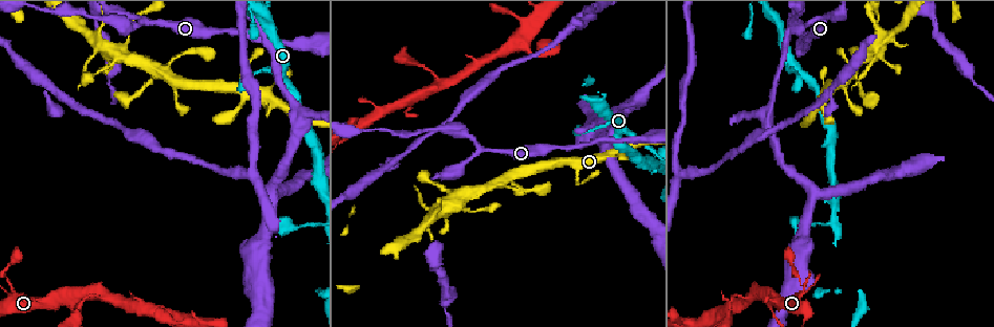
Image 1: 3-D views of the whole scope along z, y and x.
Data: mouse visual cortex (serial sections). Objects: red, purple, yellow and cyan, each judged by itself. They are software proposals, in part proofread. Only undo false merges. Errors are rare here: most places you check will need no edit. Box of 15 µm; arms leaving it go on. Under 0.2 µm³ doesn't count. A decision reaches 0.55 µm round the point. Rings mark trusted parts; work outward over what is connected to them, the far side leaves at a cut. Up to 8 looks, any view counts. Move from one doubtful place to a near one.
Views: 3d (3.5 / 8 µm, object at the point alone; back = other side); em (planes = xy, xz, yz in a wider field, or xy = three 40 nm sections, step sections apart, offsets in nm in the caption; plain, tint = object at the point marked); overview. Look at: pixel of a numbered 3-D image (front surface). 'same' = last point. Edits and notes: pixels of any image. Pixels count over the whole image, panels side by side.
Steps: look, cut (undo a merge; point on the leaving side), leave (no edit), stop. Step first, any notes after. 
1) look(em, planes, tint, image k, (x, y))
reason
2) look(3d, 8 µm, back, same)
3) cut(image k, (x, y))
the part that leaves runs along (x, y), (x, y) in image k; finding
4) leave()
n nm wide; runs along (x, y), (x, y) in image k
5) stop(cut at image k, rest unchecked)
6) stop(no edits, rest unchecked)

look(em, xy, step 3, tint, image 1, (752, 297))
small branch off a trunk

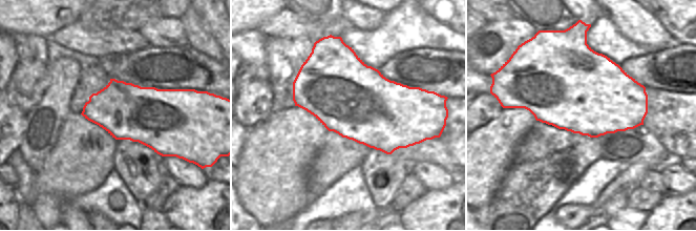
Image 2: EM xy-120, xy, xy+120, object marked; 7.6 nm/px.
look(3d, 3.5 µm, same)
see where the arms go

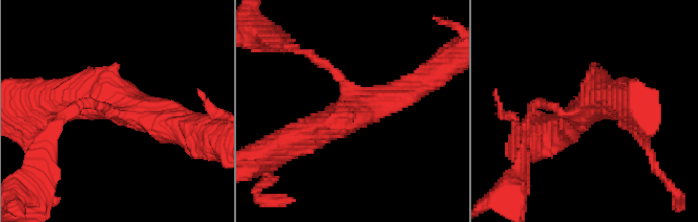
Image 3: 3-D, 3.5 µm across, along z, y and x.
leave()
all the same cell

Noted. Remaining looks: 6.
look(3d, 3.5 µm, image 1, (522, 45))
a narrow waist

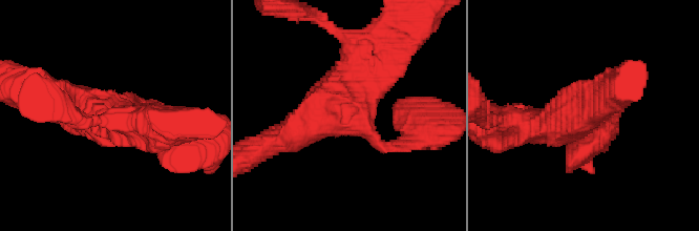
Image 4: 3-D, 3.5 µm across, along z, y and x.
look(em, planes, tint, image 4, (349, 113))
3 arms; arms of 200, 450, 500 nm

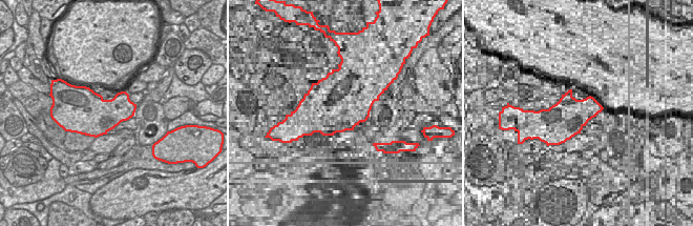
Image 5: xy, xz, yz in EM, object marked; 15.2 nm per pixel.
leave()
runs along (276, 138), (315, 117), (376, 55) in image 4; one cell here

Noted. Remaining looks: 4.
look(3d, 3.5 µm, back, image 1, (642, 138))
calibre changes

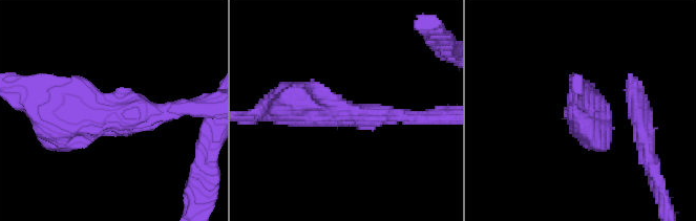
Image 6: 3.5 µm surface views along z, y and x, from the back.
look(em, xy, step 1, tint, image 6, (351, 116))
arms of 250, 600 nm

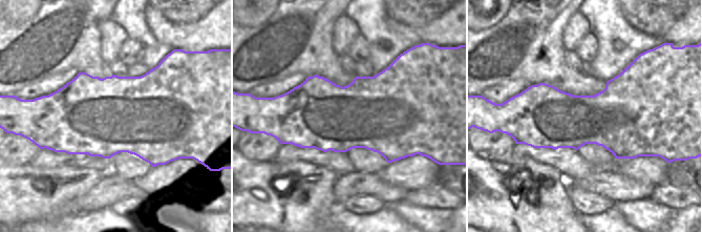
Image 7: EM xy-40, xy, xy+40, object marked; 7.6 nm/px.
leave()
runs along (426, 117), (353, 115), (285, 107) in image 6; continuous, no second cell

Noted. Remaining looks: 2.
look(3d, 3.5 µm, back, image 1, (770, 13))
a fork

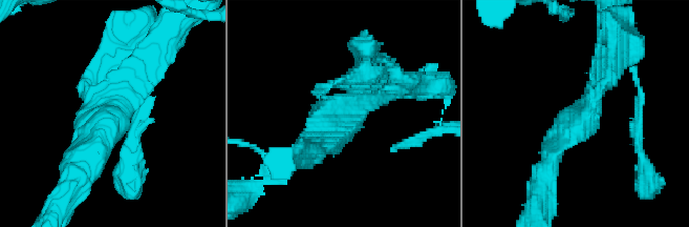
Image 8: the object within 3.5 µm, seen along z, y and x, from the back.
look(em, xy, step 3, tint, image 8, (575, 118))
3 arms; arms of 150, 300, 300 nm

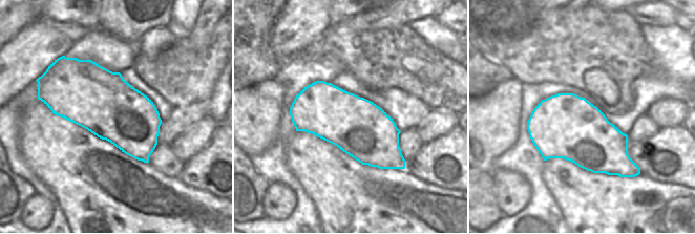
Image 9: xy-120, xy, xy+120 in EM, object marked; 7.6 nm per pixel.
leave()
runs along (73, 172), (100, 120), (151, 82) in image 8; one cell here

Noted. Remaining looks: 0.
stop(no edits, rest unchecked)

